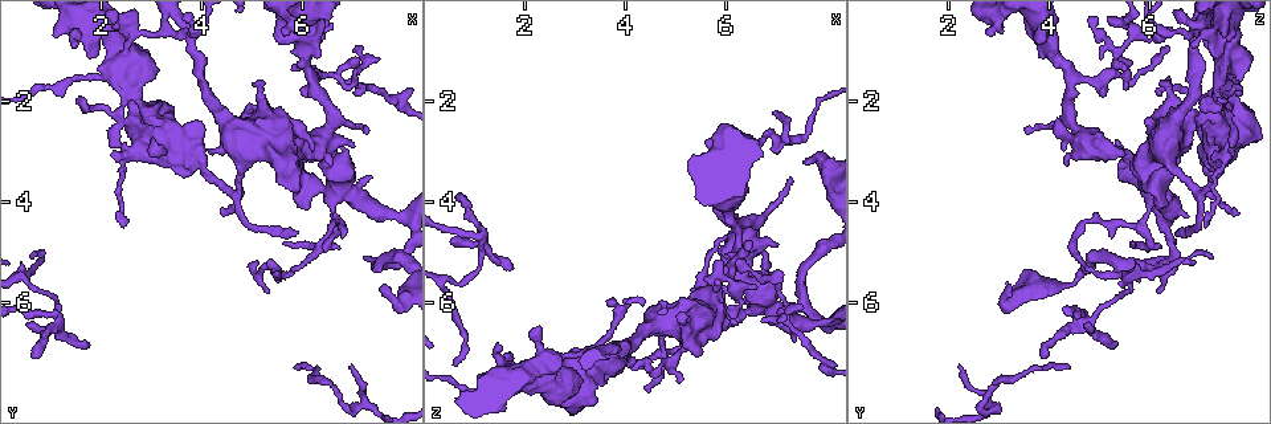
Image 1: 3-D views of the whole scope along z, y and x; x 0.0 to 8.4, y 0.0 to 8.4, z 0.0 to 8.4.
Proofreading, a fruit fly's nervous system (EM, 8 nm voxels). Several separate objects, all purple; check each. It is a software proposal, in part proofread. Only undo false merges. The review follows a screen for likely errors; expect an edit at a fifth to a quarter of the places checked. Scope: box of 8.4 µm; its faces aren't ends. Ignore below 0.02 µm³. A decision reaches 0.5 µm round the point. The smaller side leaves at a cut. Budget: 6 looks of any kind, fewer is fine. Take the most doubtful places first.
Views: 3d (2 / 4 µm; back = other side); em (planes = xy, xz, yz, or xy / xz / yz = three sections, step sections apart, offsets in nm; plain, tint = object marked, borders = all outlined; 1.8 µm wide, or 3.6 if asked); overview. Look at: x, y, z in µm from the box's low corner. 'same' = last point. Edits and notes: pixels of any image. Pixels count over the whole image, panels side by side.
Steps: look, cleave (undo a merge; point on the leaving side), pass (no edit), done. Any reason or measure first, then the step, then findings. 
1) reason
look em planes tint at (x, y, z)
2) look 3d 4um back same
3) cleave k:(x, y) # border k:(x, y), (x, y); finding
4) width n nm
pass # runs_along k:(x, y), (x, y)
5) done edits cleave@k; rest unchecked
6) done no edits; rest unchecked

abrupt turn
look 3d 2um back at (3.75, 0.70, 6.85)

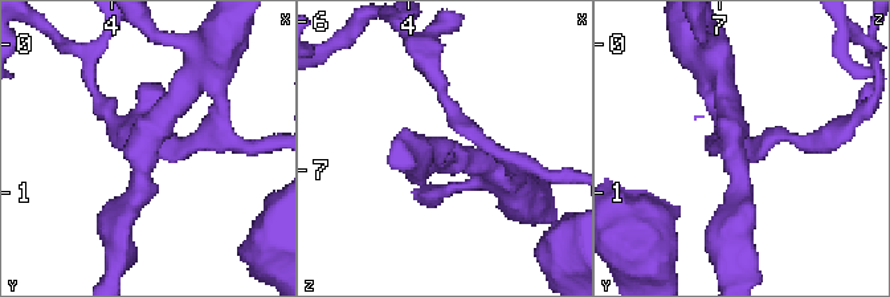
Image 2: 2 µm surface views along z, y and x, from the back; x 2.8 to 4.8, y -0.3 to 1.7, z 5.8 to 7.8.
arms 4; shape alone is not enough
look em 3.6um planes tint at (3.74, 0.64, 6.88)

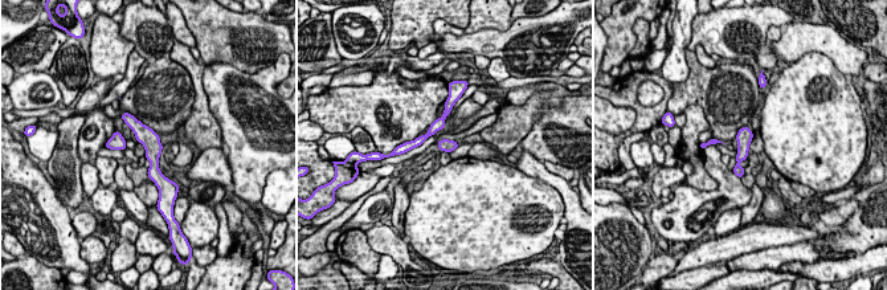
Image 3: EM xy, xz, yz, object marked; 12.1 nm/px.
pass # runs_along 3:(126, 117), (151, 142), (160, 179); continuous, no second neuron

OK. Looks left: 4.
three-way junction
look em yz step 4 tint at (6.25, 1.65, 4.45)

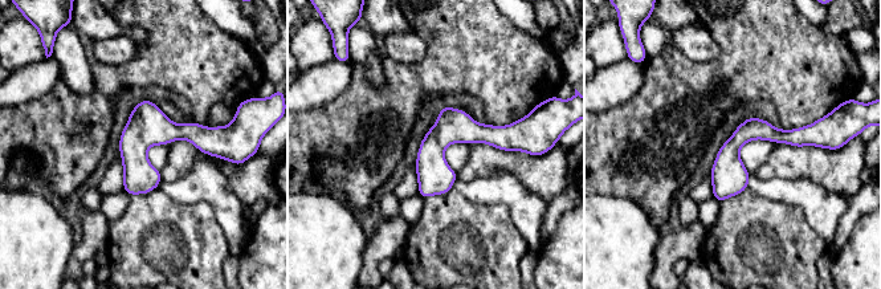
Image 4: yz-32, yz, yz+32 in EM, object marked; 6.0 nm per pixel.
width 190 nm
pass # continuous, no second neuron

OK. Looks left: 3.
small branch off a trunk
look em planes tint at (6.70, 3.80, 6.05)

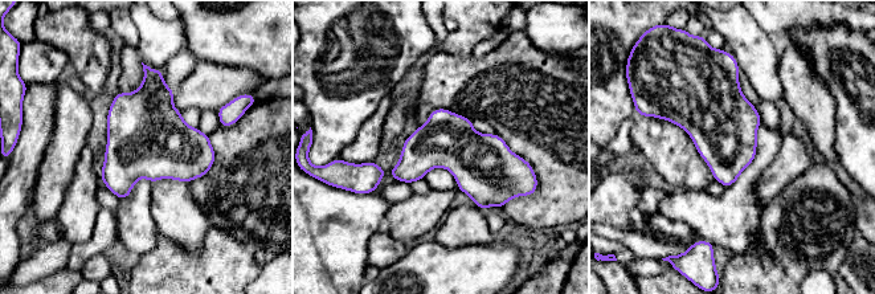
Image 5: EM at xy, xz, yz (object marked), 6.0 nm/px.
pass # one neuron here

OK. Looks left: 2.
done no edits; rest unchecked

